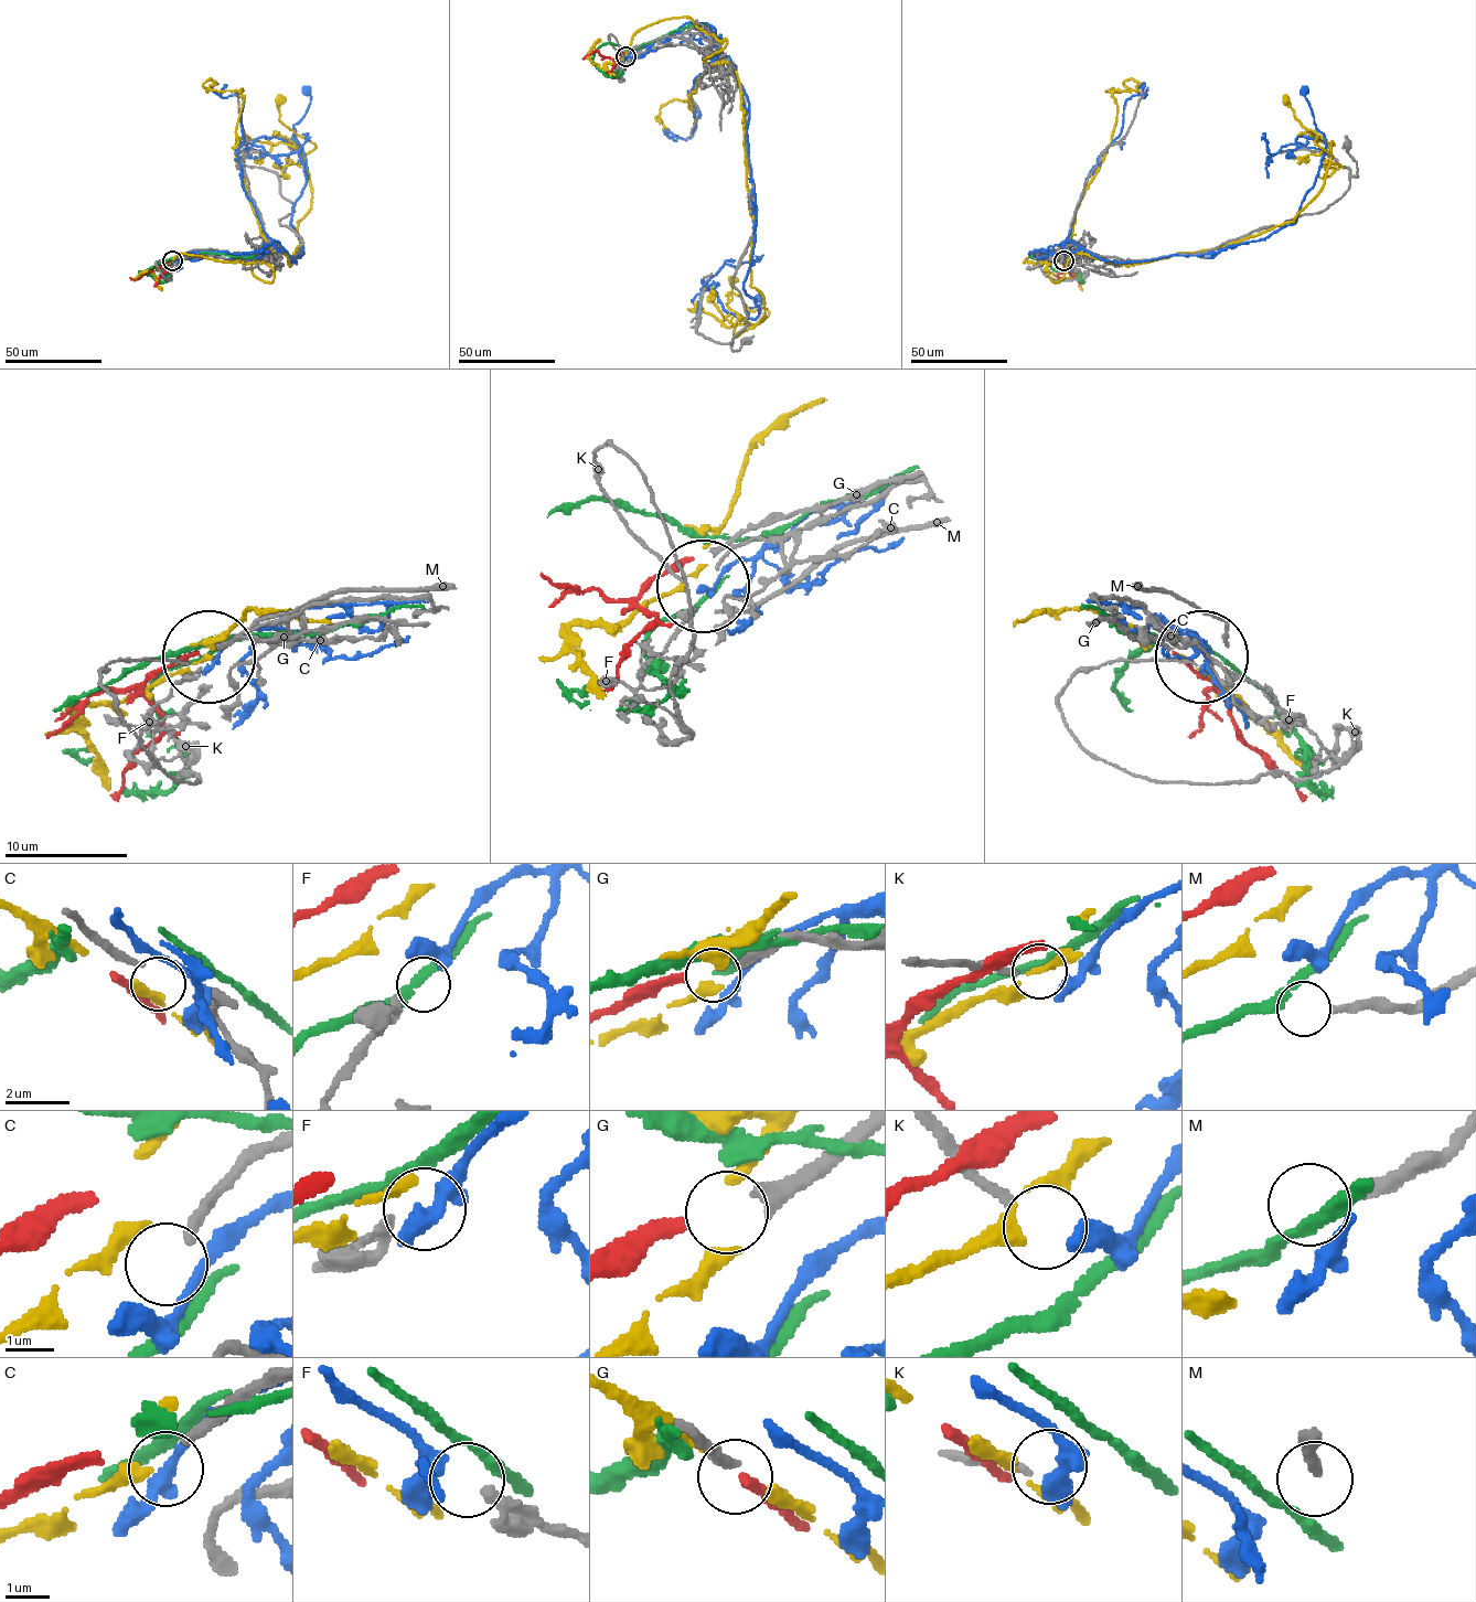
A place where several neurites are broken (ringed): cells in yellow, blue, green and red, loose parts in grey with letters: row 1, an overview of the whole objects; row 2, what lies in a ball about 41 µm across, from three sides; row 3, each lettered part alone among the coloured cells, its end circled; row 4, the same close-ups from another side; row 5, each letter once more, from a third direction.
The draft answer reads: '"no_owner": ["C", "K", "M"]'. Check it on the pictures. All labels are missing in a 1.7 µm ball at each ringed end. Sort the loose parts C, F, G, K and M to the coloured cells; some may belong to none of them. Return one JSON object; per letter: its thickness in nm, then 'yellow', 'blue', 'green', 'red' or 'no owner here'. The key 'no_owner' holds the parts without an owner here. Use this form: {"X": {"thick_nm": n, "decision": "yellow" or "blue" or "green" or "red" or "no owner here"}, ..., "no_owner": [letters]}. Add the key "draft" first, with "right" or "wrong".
{"draft": "right", "C": {"thick_nm": 220, "decision": "no owner here"}, "F": {"thick_nm": 240, "decision": "blue"}, "G": {"thick_nm": 340, "decision": "red"}, "K": {"thick_nm": 160, "decision": "no owner here"}, "M": {"thick_nm": 260, "decision": "no owner here"}, "no_owner": ["C", "K", "M"]}

